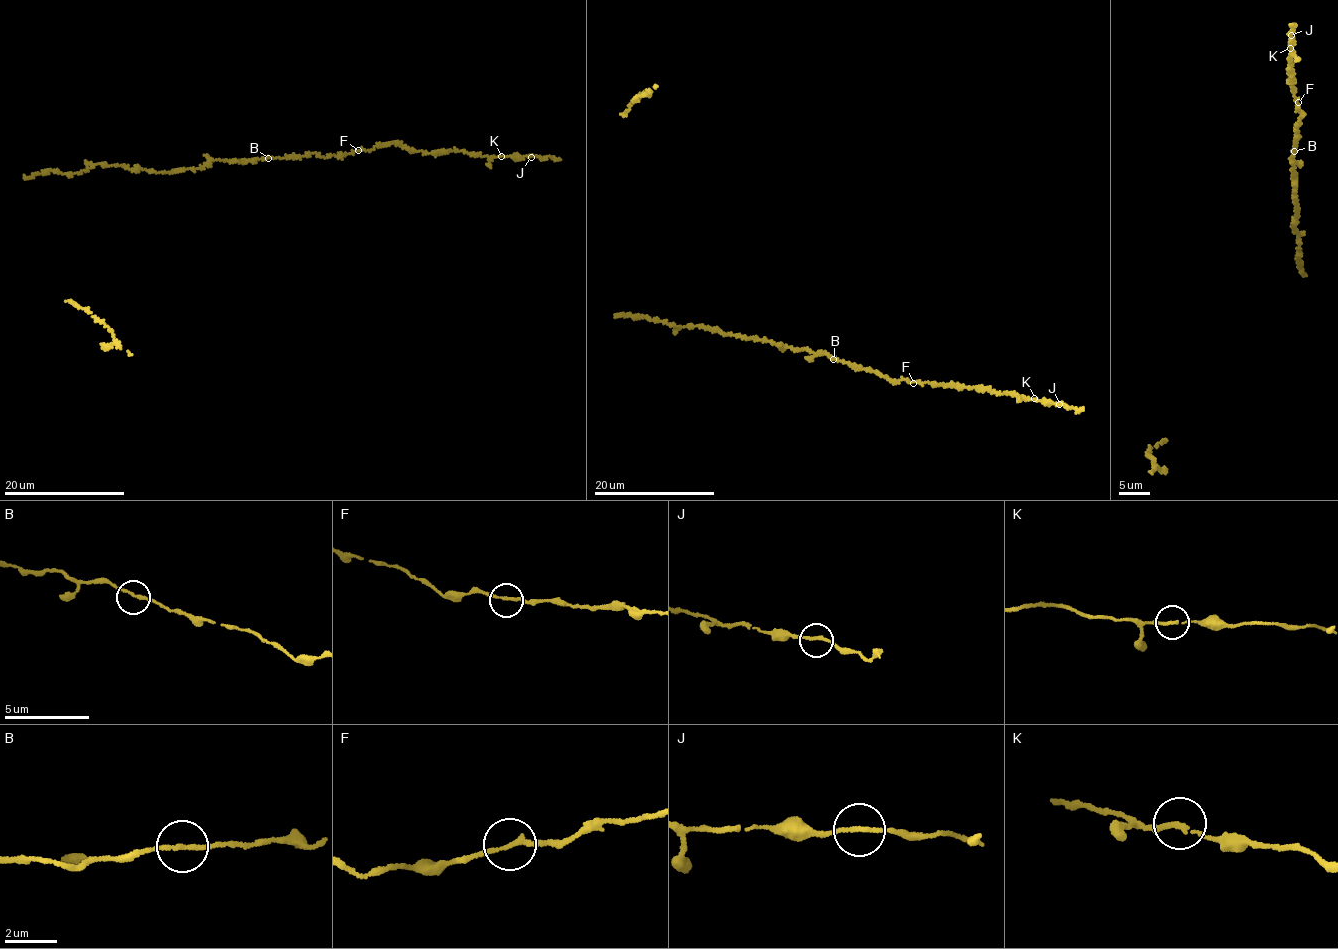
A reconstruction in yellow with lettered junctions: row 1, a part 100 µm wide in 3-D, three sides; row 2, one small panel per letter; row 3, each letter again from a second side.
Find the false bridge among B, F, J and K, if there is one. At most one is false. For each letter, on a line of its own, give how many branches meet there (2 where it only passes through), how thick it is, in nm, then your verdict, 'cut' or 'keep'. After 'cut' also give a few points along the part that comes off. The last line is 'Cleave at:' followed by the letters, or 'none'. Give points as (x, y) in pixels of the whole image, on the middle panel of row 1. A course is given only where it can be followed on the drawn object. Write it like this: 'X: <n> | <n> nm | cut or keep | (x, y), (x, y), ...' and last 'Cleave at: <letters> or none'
B: 2 | 160 nm | cut
F: 2 | 160 nm | keep
J: 2 | 160 nm | keep
K: 2 | 170 nm | keep
Cleave at: B

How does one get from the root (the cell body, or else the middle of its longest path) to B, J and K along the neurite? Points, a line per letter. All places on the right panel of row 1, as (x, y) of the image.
B: (1297, 212), (1293, 195), (1291, 169), (1294, 164), (1290, 159), (1294, 152)
J: (1297, 212), (1290, 159), (1294, 126), (1302, 115), (1288, 81), (1291, 35)
K: (1297, 212), (1294, 164), (1290, 159), (1296, 139), (1294, 126), (1302, 115), (1288, 81), (1292, 80), (1290, 48)

